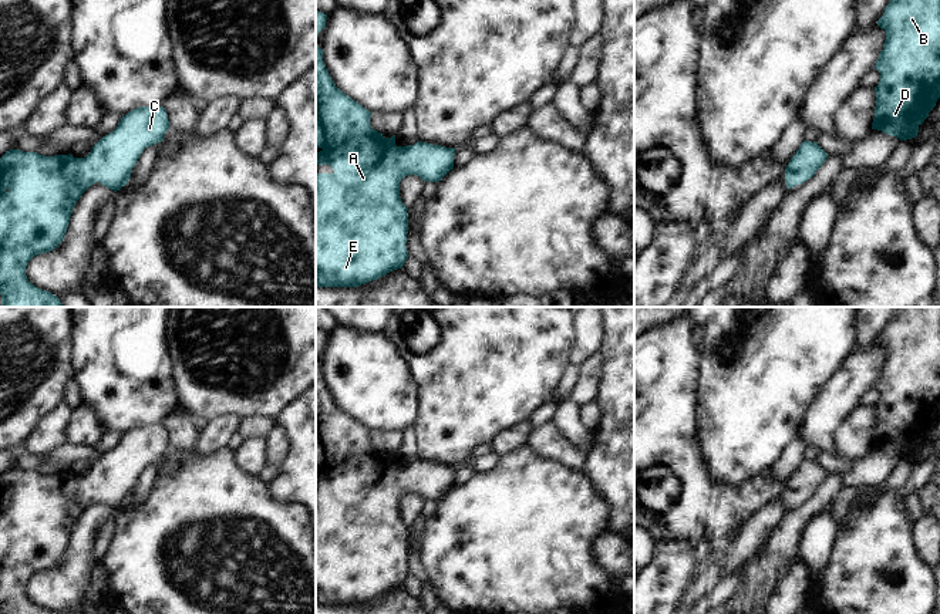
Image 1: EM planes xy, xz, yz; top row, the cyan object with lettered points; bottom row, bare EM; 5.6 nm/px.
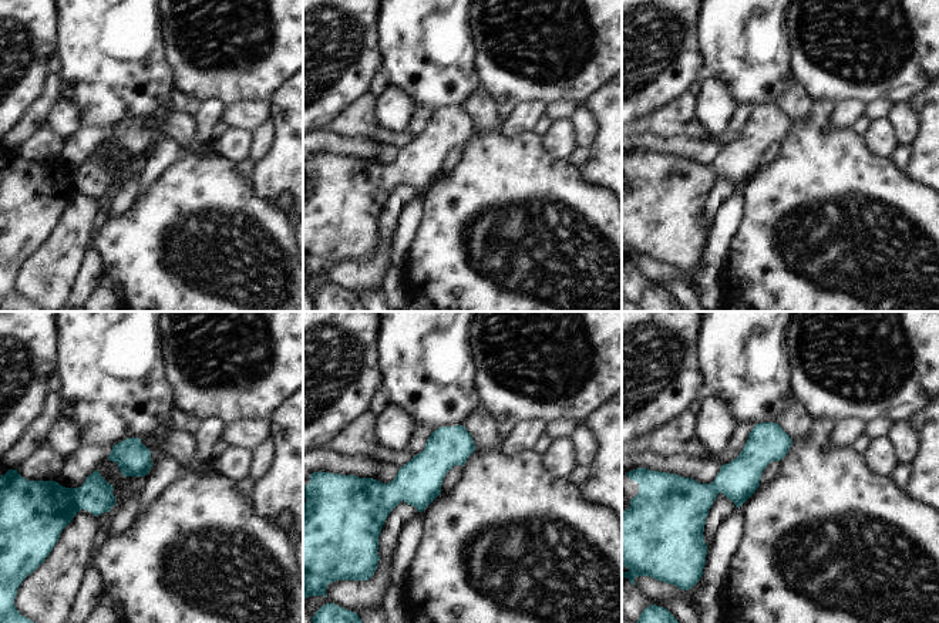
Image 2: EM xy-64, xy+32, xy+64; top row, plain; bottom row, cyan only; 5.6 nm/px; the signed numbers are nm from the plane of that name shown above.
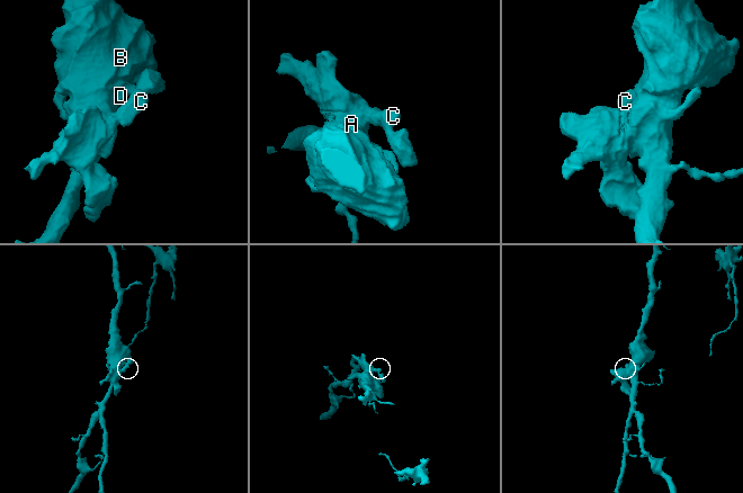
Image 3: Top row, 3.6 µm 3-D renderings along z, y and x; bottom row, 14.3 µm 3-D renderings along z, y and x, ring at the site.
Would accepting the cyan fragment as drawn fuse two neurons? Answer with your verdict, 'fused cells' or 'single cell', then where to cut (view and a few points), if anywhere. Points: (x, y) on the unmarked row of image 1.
single cell; cut none

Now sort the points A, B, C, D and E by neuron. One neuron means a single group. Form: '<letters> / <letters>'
A B C D E

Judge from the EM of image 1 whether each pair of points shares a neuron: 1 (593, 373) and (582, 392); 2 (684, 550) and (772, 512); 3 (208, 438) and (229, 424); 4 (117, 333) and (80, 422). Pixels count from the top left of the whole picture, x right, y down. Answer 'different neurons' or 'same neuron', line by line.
1: same neuron
2: different neurons
3: same neuron
4: different neurons

